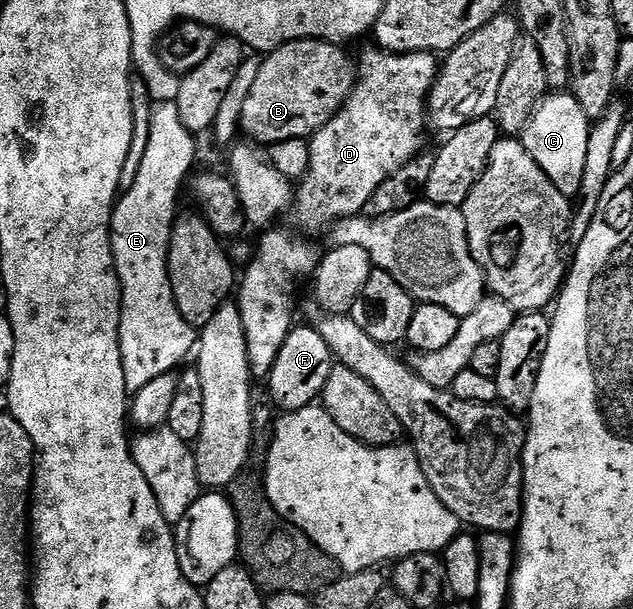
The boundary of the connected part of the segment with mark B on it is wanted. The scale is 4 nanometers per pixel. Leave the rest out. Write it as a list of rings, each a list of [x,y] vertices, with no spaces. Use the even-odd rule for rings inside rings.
[[[292,40],[289,44],[280,44],[276,46],[276,49],[274,49],[268,57],[263,57],[262,74],[254,82],[253,88],[250,89],[250,98],[246,98],[246,106],[242,106],[240,128],[243,129],[243,131],[248,131],[258,143],[265,144],[265,146],[281,144],[283,140],[303,140],[305,138],[311,138],[318,129],[322,126],[326,126],[326,122],[330,122],[340,113],[340,108],[350,98],[350,94],[354,89],[356,89],[358,64],[353,57],[351,60],[351,58],[343,52],[344,50],[345,49],[341,47],[341,45],[331,44],[328,40]]]

